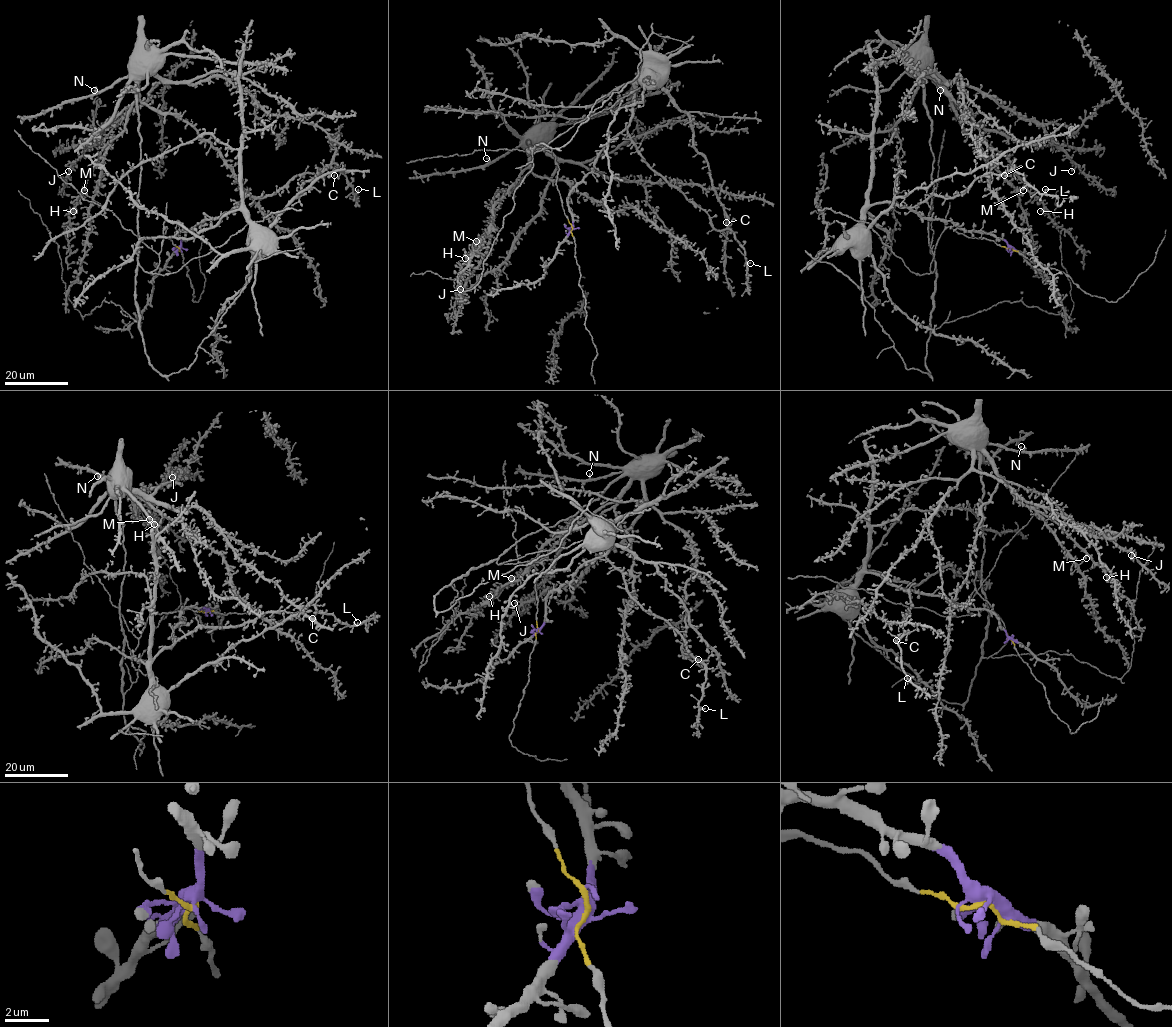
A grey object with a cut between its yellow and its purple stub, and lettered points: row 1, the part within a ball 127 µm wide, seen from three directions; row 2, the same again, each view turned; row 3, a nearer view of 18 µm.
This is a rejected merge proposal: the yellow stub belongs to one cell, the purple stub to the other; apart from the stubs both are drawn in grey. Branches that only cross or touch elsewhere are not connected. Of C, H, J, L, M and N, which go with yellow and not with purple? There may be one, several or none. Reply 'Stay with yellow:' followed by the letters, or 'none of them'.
Stay with yellow: H, J, M, N

